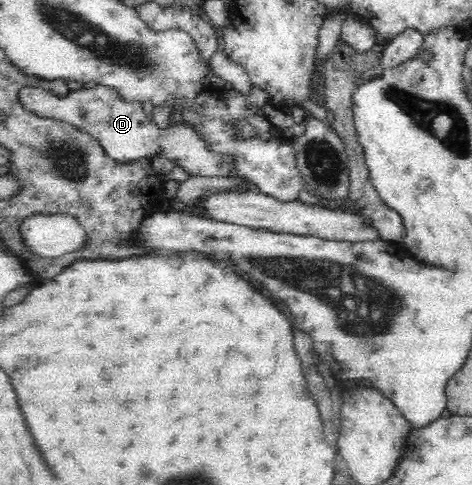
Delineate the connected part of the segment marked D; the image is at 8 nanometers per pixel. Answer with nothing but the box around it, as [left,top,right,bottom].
[18,84,237,177]

